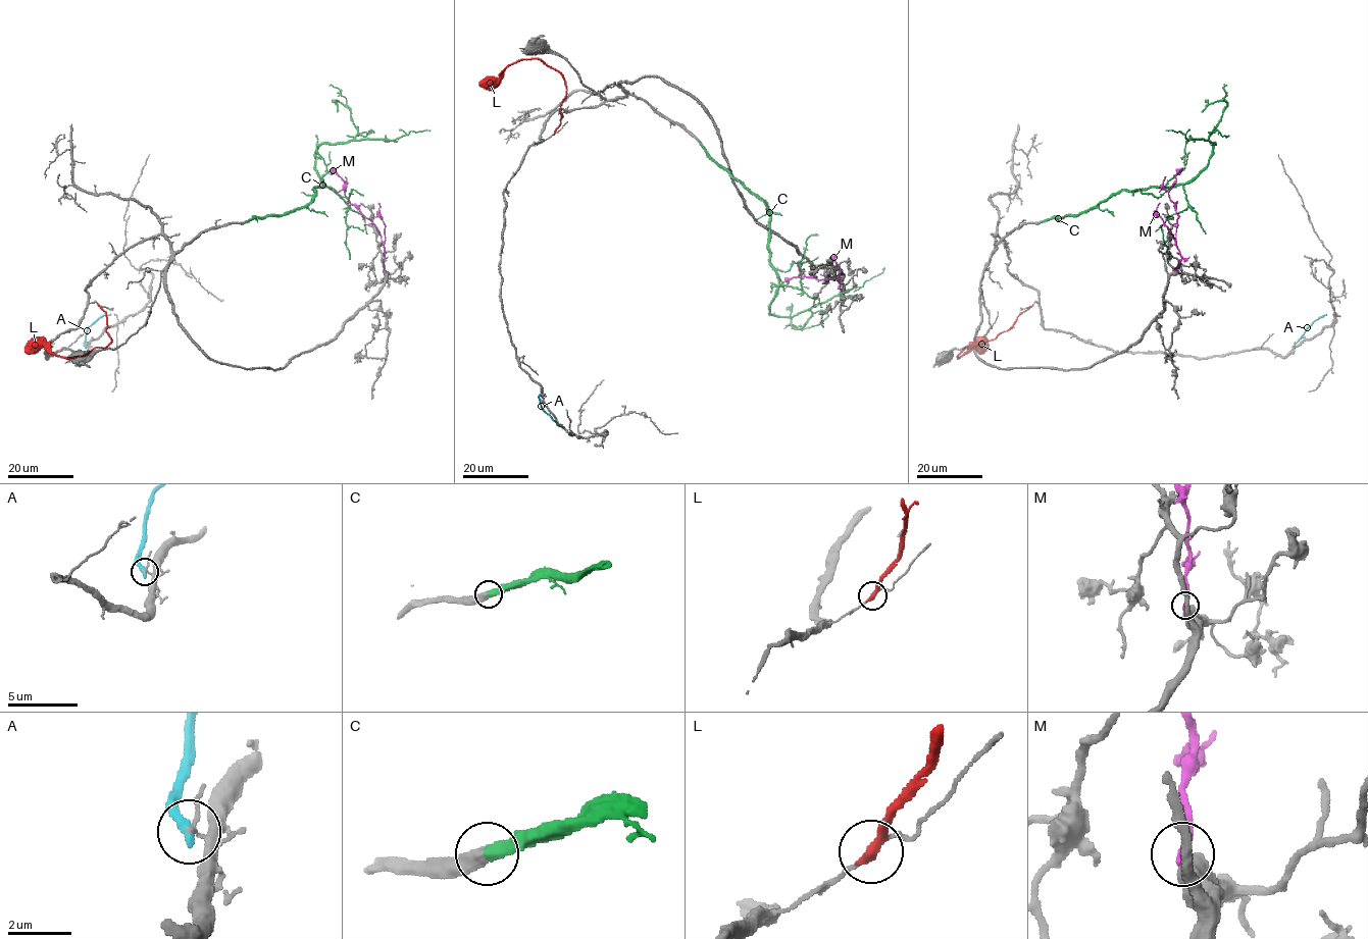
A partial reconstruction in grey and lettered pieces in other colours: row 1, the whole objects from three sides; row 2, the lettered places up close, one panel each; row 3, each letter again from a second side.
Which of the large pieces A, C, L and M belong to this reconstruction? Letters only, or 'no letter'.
C

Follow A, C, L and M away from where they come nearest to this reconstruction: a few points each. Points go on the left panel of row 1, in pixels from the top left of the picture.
A: (86, 347), (87, 329), (96, 320), (110, 314)
C: (246, 221), (286, 215), (311, 201), (323, 185), (315, 165), (324, 143), (431, 129)
L: (99, 305), (105, 313), (106, 330), (112, 340), (103, 348), (83, 357), (64, 358), (46, 346), (24, 350)
M: (384, 270), (385, 256), (378, 230), (345, 195), (346, 184), (334, 167)

